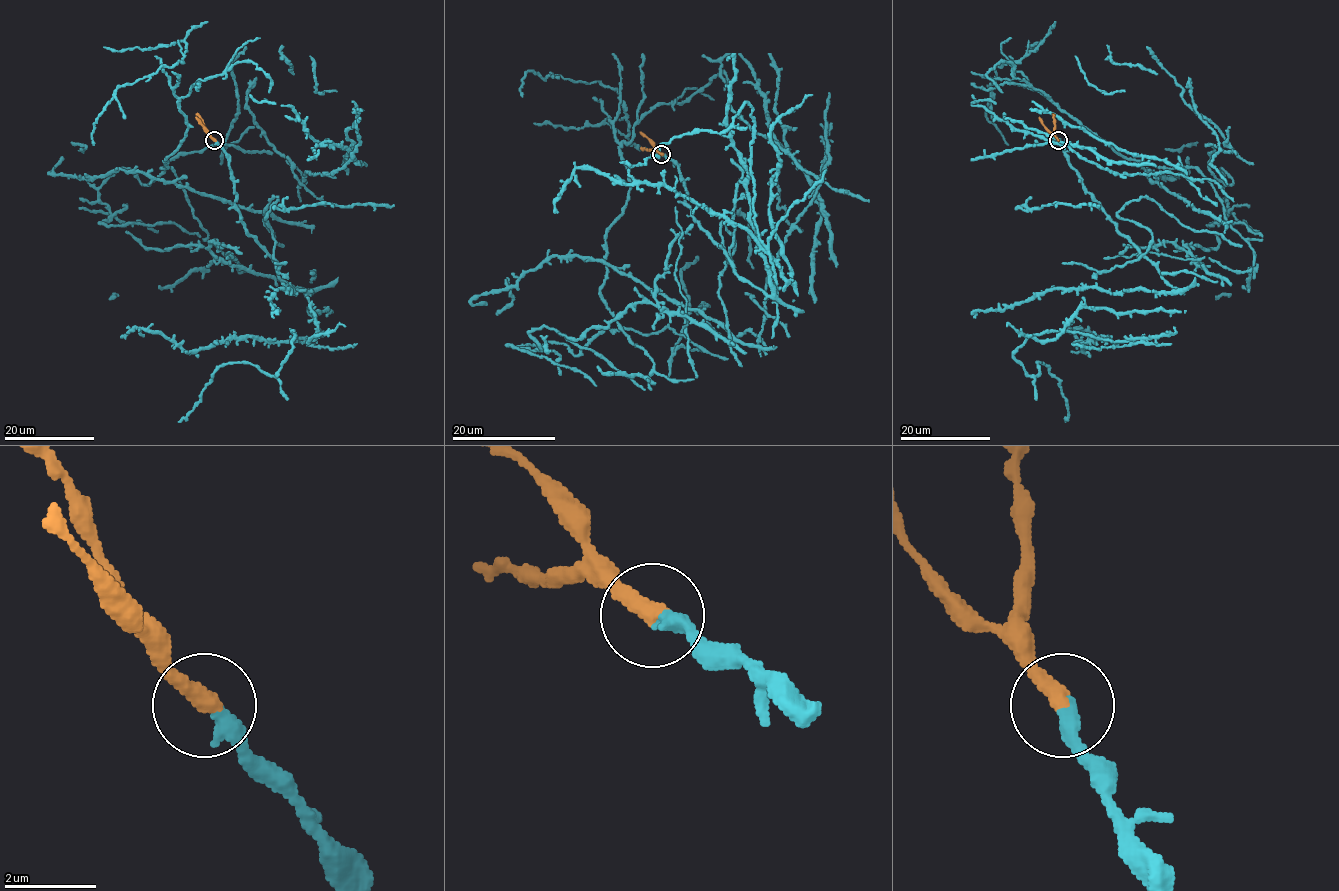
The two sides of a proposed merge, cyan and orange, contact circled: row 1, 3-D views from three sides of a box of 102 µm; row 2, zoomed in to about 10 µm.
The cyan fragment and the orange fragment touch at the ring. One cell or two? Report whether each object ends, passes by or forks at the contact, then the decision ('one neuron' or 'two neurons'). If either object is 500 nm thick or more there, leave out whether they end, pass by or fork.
cyan ends; orange ends; one neuron

